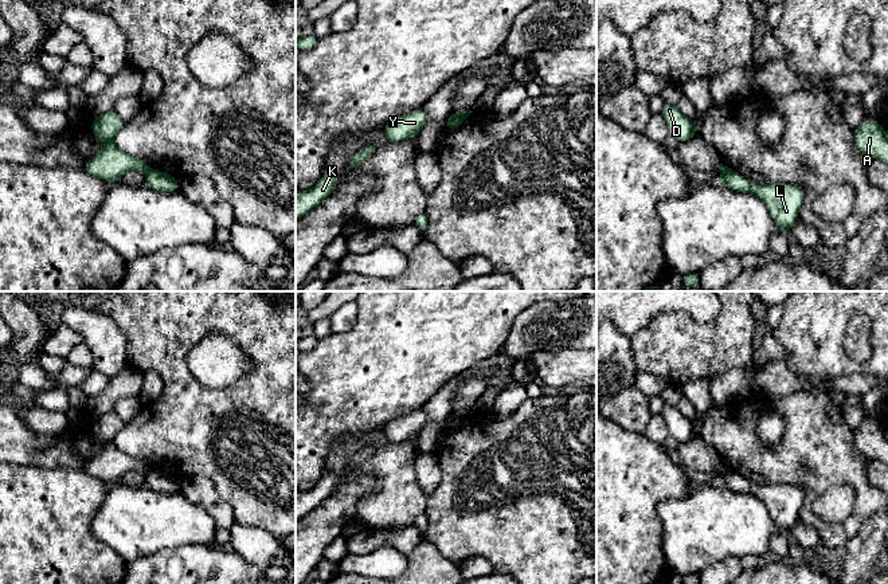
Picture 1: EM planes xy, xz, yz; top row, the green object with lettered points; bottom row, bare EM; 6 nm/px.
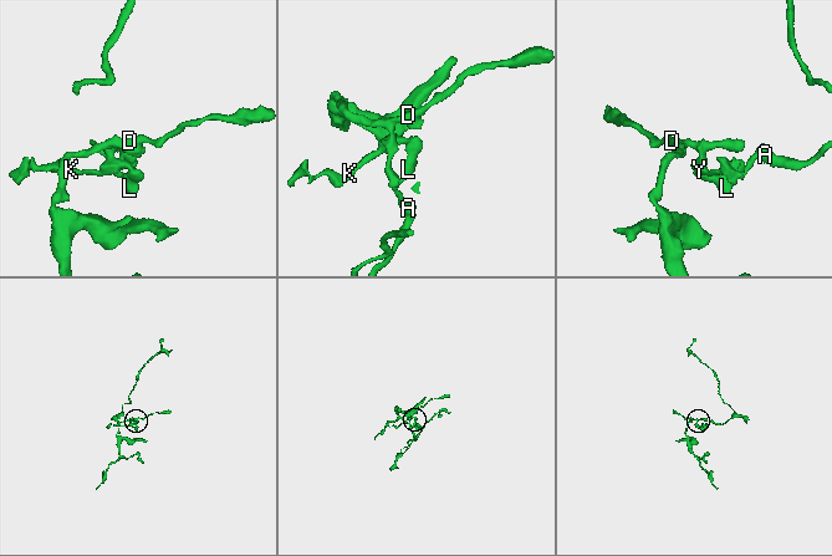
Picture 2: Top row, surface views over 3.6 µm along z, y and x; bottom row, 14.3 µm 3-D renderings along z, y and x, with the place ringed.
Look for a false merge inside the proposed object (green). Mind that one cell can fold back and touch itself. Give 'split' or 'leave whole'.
split

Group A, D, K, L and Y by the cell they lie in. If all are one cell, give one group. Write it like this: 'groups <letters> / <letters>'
groups A L / D K Y

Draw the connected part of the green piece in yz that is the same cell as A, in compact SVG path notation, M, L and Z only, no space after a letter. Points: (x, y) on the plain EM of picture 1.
M865 422L853 430L857 450L868 460L879 459L888 466L888 438L885 428L875 422Z

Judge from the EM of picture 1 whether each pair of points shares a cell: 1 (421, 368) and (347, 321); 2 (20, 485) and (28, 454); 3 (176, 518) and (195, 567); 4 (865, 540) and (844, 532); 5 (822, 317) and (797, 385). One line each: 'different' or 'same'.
1: different
2: different
3: different
4: different
5: different

